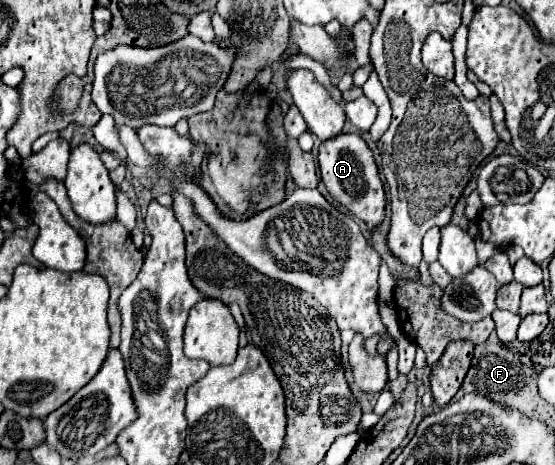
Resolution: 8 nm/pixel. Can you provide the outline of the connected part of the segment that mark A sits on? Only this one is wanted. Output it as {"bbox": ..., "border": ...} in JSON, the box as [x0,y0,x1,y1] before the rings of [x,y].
{"bbox":[318,133,386,227],"border":[[[340,133],[340,135],[324,141],[318,147],[318,165],[320,165],[322,181],[328,189],[328,193],[338,203],[342,203],[358,219],[366,221],[368,227],[374,227],[384,219],[384,207],[386,207],[384,187],[378,177],[378,167],[372,157],[372,151],[368,149],[368,145],[364,143],[364,139],[360,135]]]}

